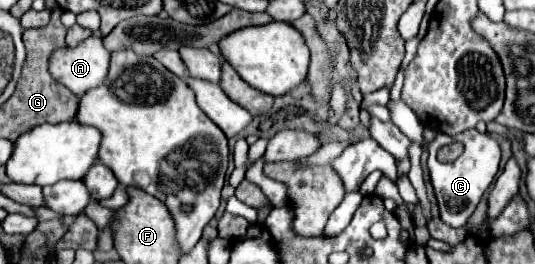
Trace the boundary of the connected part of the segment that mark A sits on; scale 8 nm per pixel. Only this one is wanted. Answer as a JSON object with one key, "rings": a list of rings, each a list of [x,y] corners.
{"rings":[[[90,35],[76,47],[56,49],[48,65],[50,75],[80,97],[106,79],[108,63],[110,53],[104,49],[102,39]]]}

